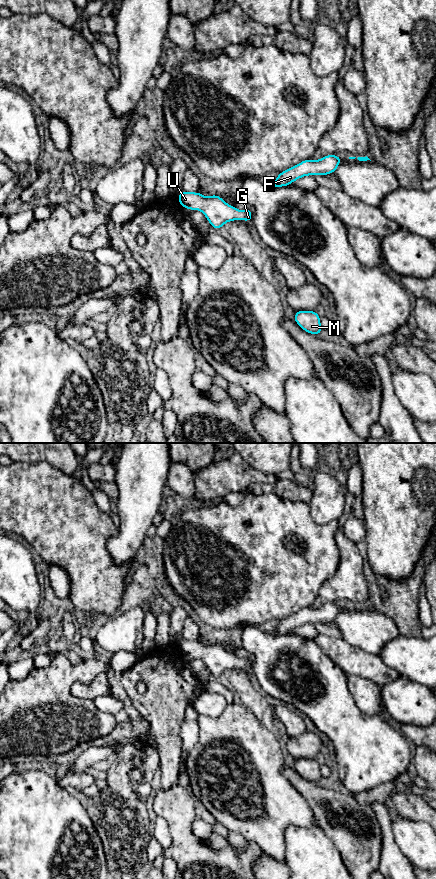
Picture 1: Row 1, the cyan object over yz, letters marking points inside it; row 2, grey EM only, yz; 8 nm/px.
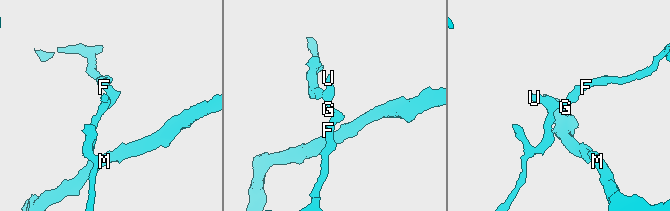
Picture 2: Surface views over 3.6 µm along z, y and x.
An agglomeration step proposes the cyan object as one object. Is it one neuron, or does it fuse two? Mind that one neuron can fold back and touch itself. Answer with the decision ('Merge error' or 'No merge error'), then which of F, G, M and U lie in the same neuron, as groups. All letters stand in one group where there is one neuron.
No merge error. Groups: F G M U

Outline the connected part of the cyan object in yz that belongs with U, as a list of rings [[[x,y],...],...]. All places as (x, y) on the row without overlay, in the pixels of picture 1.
[[[182,639],[177,647],[184,656],[202,659],[215,678],[223,675],[228,669],[239,667],[252,670],[252,657],[239,659],[235,654],[228,653],[219,643],[204,645],[199,640]]]

